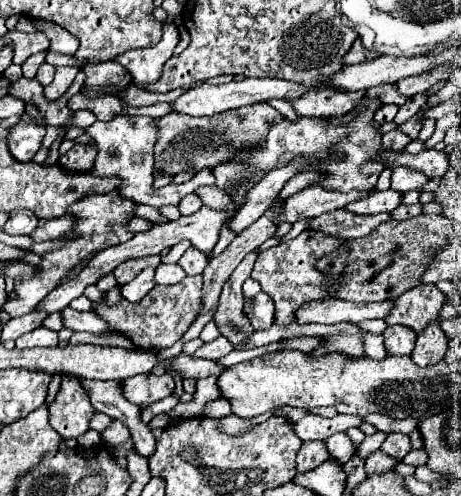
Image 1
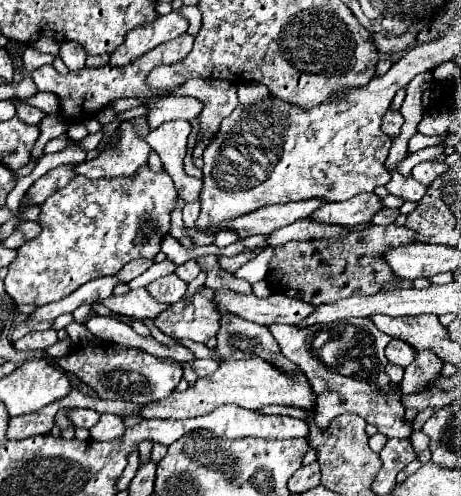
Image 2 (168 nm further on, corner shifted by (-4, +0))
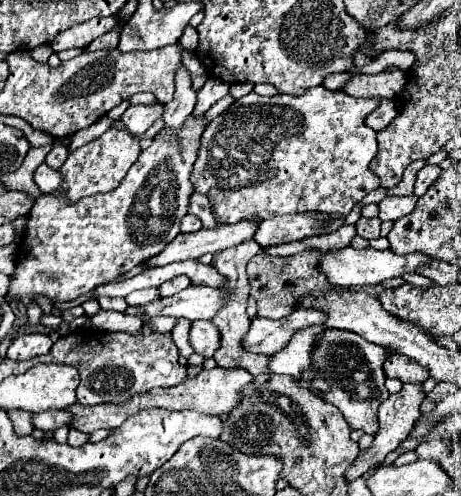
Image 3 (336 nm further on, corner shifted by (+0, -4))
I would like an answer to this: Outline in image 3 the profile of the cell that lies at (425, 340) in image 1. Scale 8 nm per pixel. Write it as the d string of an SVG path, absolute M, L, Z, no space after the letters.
M402 384L402 390L400 390L400 392L390 394L390 398L388 398L388 400L380 406L380 410L378 410L380 430L378 430L378 434L374 436L374 444L372 444L368 450L360 452L360 456L358 456L356 462L354 462L354 466L346 472L346 478L348 478L348 480L354 480L354 478L362 476L370 466L384 462L386 454L398 448L398 444L400 444L400 442L410 434L410 430L414 428L414 422L416 422L418 416L420 416L420 404L422 404L424 398L426 398L426 394L424 394L422 384Z

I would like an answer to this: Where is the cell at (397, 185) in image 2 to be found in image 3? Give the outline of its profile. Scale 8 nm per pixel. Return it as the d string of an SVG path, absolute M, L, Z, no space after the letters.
M410 194L410 196L386 196L380 202L378 218L380 220L398 220L414 210L416 200L418 198L414 194Z

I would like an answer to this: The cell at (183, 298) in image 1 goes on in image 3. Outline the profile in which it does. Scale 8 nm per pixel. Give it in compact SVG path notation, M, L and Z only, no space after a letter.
M194 320L190 326L190 346L196 354L212 358L220 344L220 332L210 320Z

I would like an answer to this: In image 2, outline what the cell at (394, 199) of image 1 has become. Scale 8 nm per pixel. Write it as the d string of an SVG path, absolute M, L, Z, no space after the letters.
M370 194L354 196L346 202L338 204L322 204L316 212L310 214L310 220L320 224L338 224L338 226L356 226L362 222L370 222L374 212L382 210L380 198Z

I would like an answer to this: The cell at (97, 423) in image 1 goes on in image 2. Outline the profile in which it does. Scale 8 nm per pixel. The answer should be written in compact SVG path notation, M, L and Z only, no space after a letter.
M76 408L76 410L68 410L66 418L74 424L74 428L92 428L98 422L100 414L94 410L78 410Z

